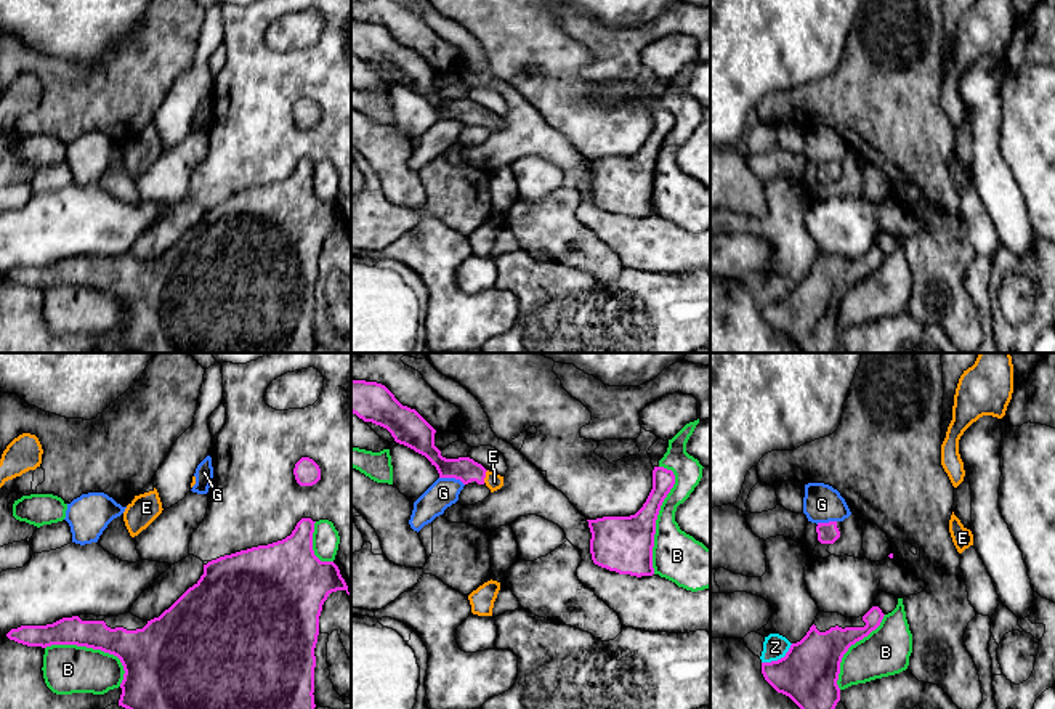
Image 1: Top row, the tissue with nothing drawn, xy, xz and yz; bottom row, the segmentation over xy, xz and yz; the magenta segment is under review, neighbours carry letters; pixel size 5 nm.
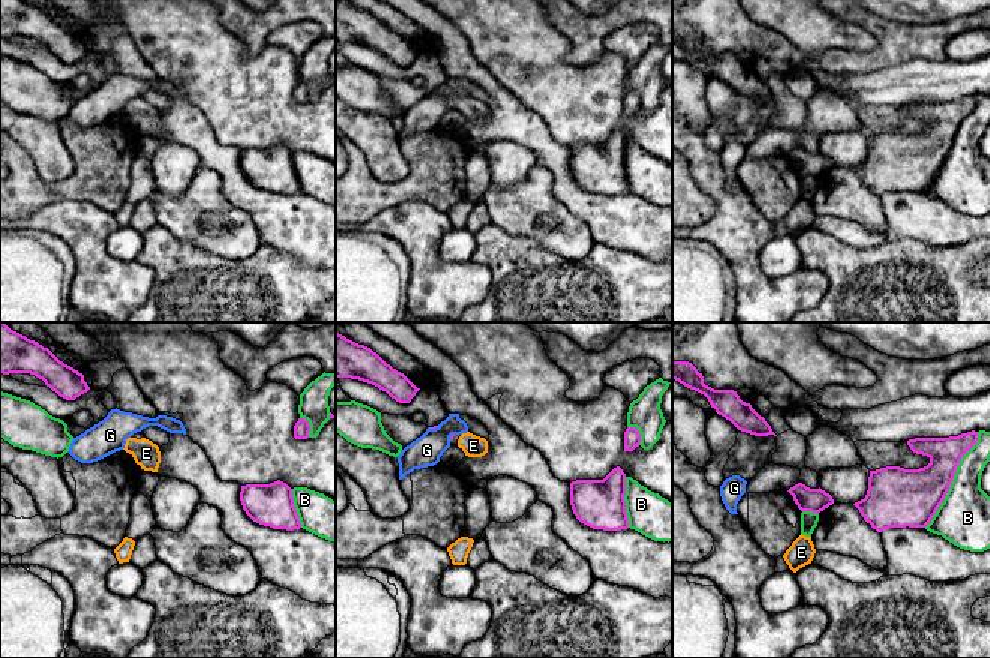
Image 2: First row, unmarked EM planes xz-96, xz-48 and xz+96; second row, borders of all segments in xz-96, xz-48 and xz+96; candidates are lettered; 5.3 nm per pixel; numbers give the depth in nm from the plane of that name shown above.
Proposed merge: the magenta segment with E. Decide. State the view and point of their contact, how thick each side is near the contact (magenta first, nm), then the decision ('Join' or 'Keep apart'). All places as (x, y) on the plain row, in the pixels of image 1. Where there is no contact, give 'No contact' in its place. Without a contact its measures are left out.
Touches magenta at xz (485, 117). Thickness 120 nm (magenta) against 90 nm. Join

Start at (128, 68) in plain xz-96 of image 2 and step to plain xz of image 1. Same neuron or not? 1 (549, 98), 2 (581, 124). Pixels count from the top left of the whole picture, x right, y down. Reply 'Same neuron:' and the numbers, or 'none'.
Same neuron: none

